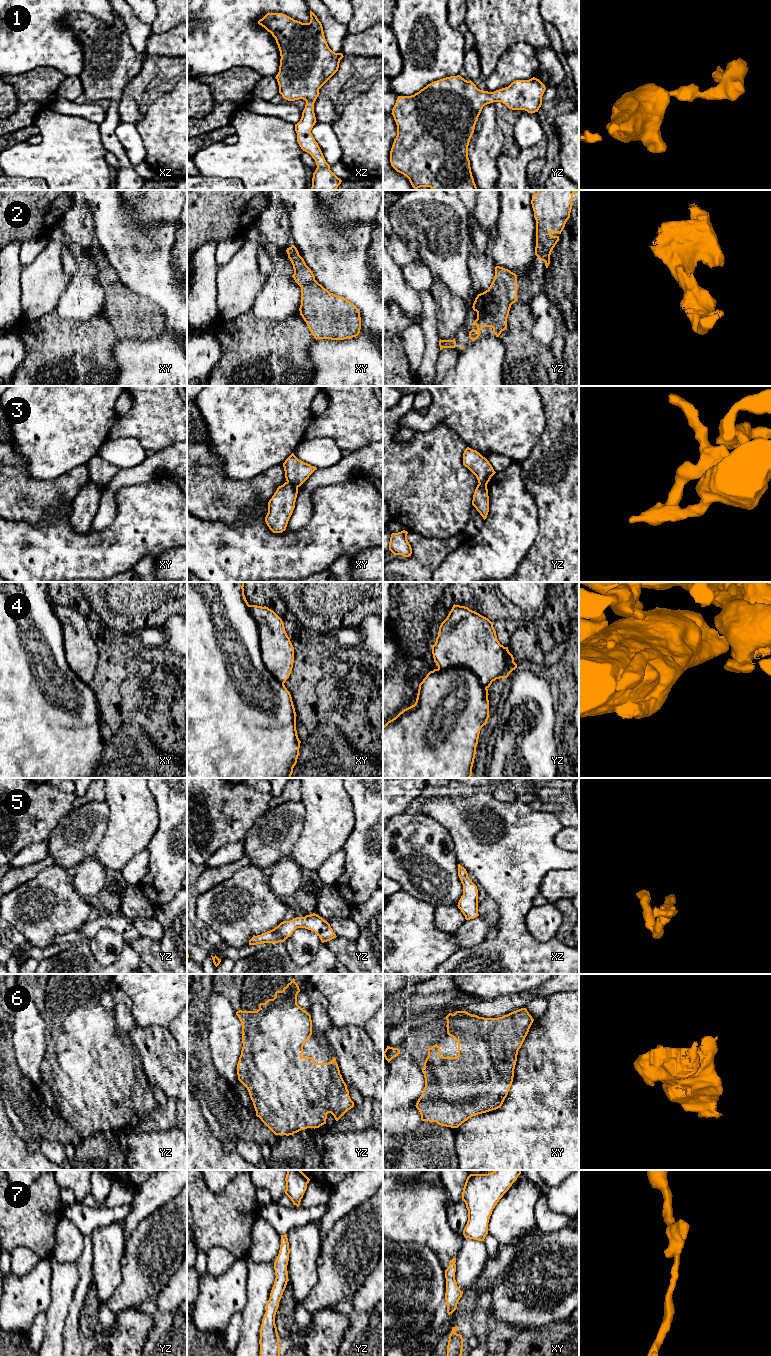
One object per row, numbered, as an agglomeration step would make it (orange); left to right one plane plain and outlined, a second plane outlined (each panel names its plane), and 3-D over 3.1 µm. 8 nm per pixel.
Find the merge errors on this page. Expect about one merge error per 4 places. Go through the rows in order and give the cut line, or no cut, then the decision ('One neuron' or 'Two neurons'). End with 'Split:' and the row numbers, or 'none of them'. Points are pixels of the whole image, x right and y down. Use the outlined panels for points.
1: No split. One neuron
2: No split. One neuron
3: Split along xy (287, 481), (297, 487). Two neurons
4: Split along xy (248, 605), (257, 627), (261, 660), (283, 684). Two neurons
5: No split. One neuron
6: No split. One neuron
7: No split. One neuron
Split: 3, 4

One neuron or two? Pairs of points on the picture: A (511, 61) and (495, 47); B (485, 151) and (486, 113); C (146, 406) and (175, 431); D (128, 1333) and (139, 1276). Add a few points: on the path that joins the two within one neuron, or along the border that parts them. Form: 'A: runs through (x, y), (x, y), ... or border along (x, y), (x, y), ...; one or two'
A: border along (522, 41), (513, 43), (503, 53), (491, 74); two
B: runs through (486, 142), (486, 122); one
C: runs through (153, 411), (168, 424); one
D: border along (132, 1307), (127, 1307), (117, 1314); two

